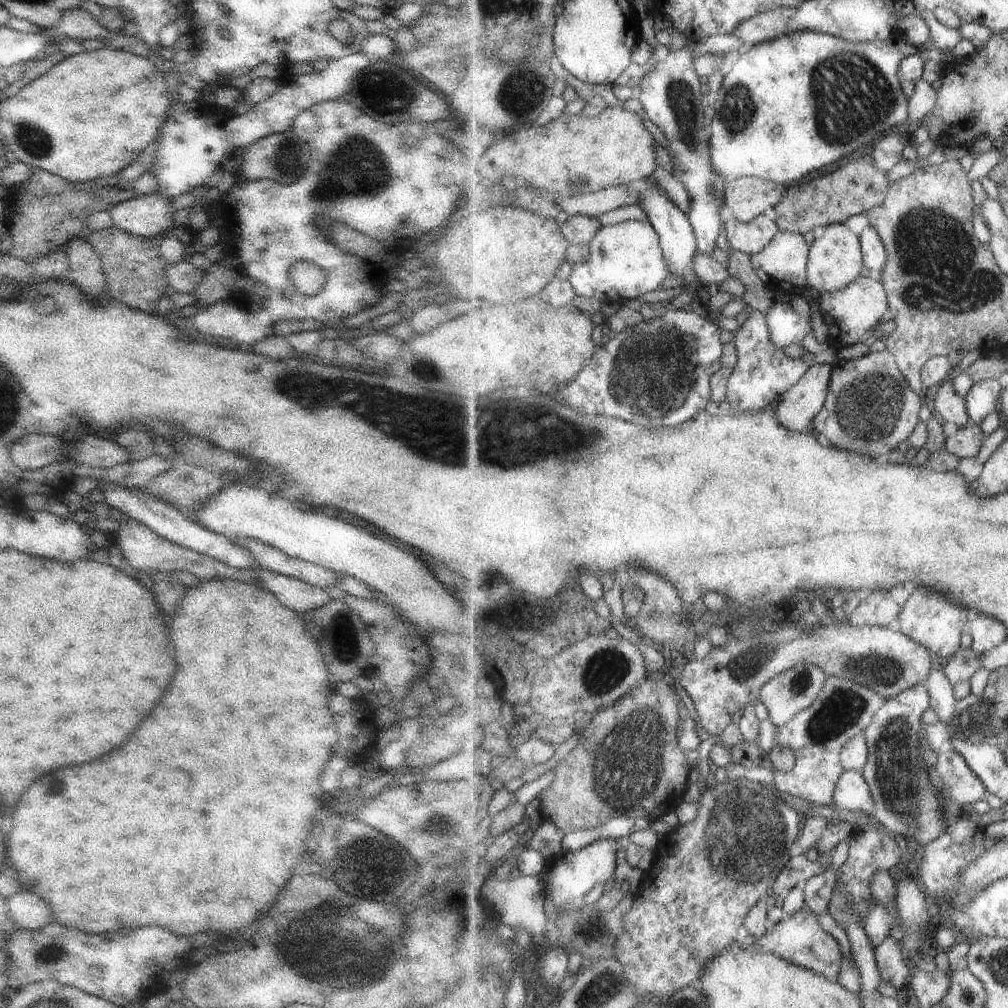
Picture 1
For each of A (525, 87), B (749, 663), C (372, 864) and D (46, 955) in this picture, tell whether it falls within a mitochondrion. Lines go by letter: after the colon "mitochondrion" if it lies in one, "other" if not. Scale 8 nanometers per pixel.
A: mitochondrion
B: mitochondrion
C: mitochondrion
D: mitochondrion

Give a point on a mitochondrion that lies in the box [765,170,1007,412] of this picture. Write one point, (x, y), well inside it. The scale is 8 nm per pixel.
(935, 252)

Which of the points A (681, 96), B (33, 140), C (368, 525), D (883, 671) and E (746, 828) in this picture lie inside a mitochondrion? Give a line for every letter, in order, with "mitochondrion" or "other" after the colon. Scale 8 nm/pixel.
A: mitochondrion
B: mitochondrion
C: other
D: mitochondrion
E: mitochondrion

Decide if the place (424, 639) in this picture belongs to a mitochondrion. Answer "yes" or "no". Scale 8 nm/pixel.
no

